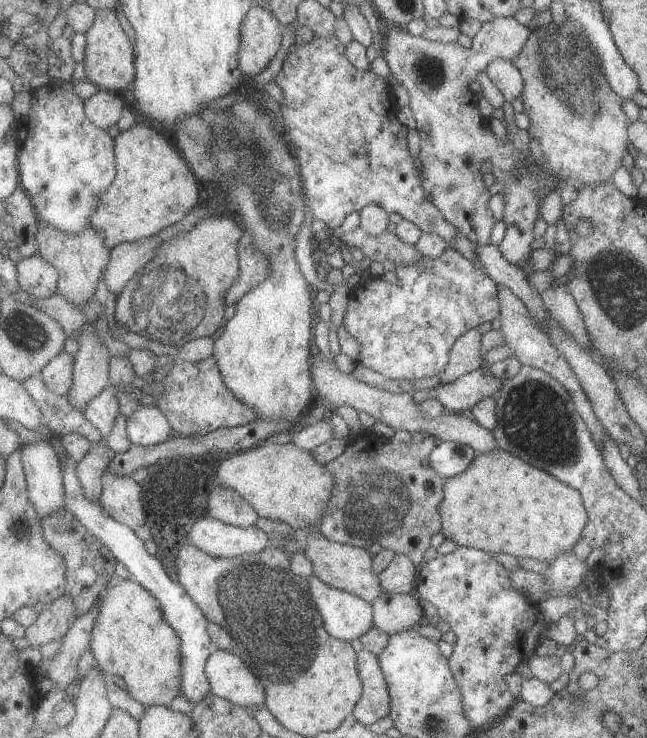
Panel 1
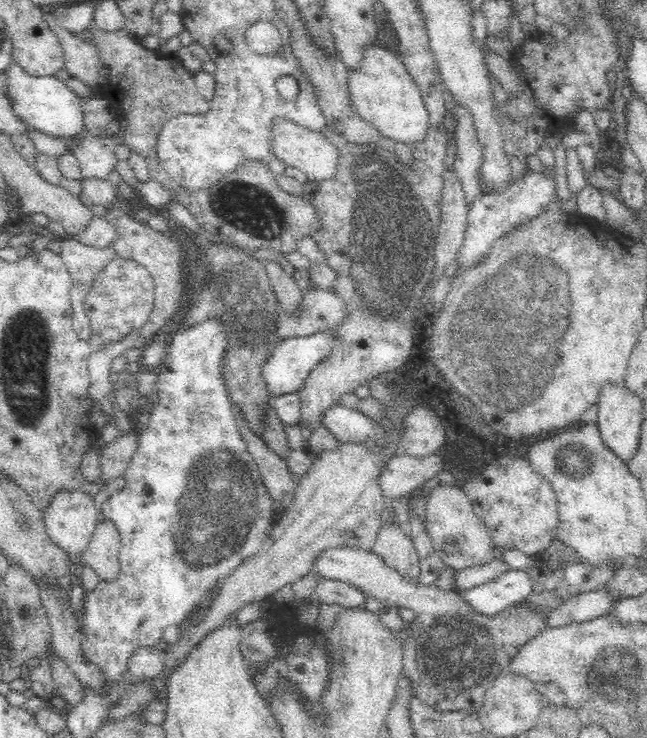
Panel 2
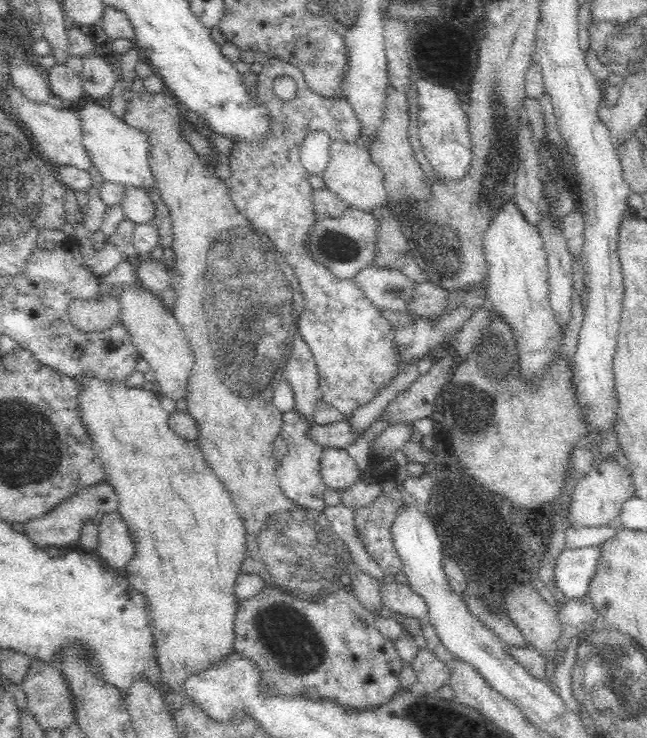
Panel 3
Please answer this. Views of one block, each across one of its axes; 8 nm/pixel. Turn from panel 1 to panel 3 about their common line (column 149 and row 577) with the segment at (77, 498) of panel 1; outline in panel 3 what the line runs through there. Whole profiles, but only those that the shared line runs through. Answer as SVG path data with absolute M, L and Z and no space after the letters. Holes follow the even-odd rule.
M587 547L579 550L564 549L556 559L550 586L570 599L586 596L588 581L596 562L596 548Z

